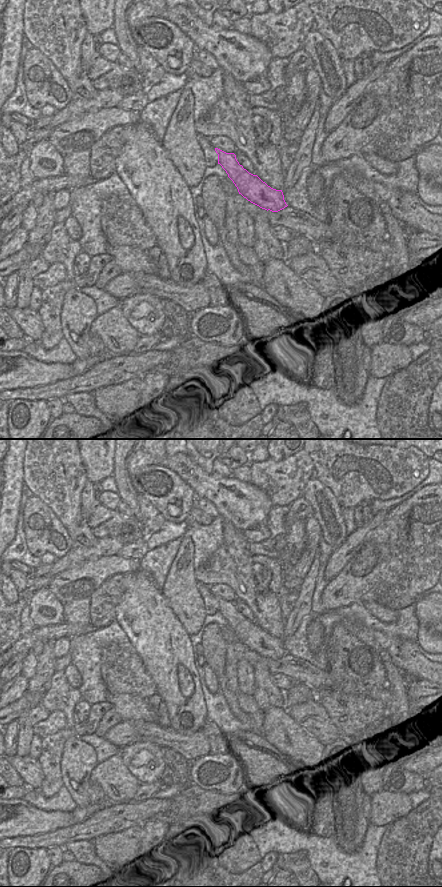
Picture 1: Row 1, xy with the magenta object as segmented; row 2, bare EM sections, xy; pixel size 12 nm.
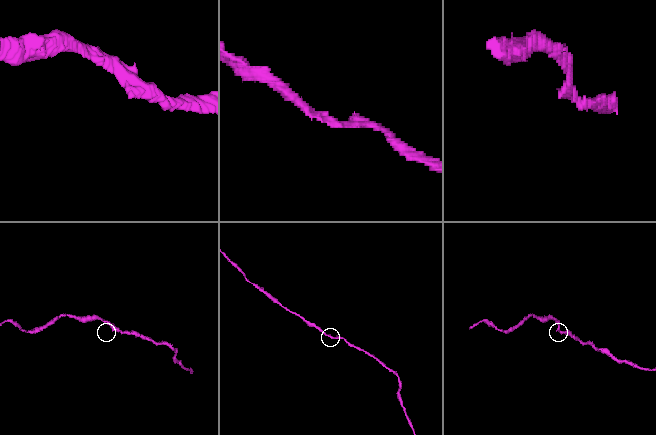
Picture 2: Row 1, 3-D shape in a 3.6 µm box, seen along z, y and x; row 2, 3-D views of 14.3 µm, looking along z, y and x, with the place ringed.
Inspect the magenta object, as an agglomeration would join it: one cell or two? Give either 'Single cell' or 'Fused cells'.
Single cell.

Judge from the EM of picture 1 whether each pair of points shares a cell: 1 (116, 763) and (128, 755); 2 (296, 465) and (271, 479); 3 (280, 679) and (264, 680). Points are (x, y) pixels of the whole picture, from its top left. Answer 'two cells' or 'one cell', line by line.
1: two cells
2: one cell
3: two cells

